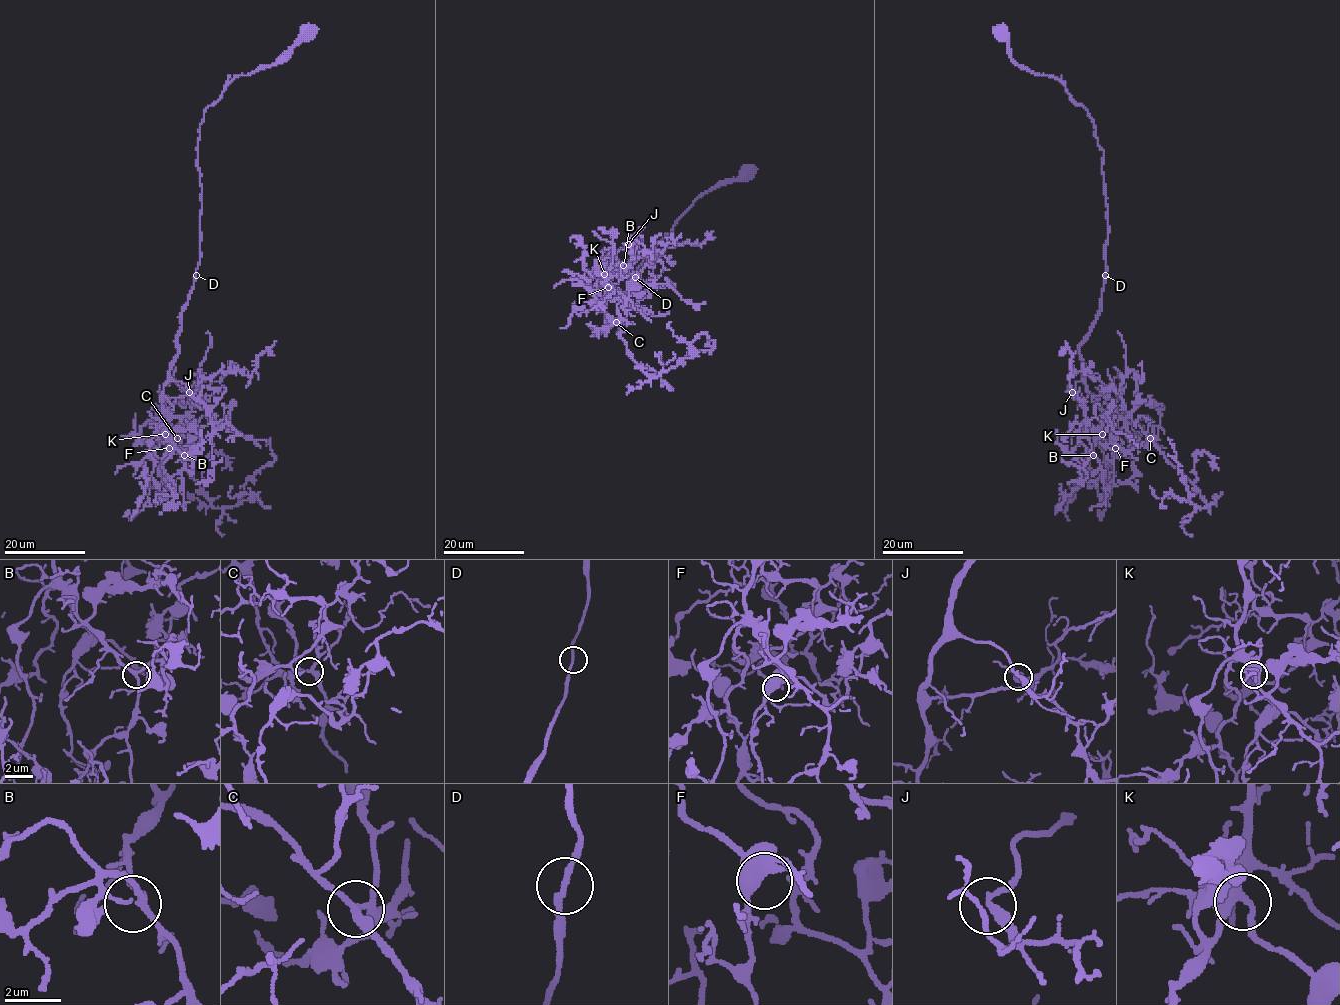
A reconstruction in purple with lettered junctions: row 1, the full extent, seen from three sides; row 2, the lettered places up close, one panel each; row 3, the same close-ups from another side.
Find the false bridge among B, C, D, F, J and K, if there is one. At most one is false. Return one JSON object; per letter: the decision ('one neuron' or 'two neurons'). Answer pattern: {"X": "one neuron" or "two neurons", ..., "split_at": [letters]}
{"B": "one neuron", "C": "one neuron", "D": "one neuron", "F": "one neuron", "J": "one neuron", "K": "one neuron", "split_at": []}

